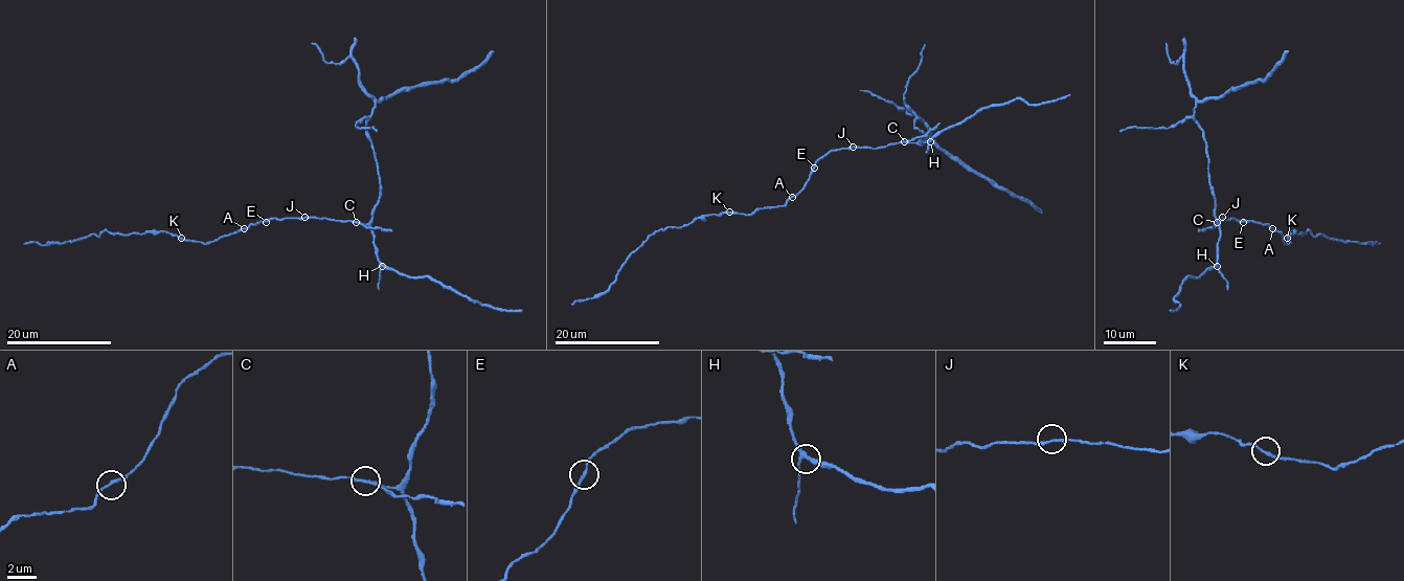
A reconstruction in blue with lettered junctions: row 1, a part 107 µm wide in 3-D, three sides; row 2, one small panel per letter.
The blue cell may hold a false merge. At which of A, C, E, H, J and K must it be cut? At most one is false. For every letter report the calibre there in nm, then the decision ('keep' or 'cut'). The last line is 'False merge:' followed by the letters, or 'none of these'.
A: 180 nm | keep
C: 170 nm | cut
E: 190 nm | keep
H: 200 nm | keep
J: 190 nm | keep
K: 190 nm | keep
False merge: C

